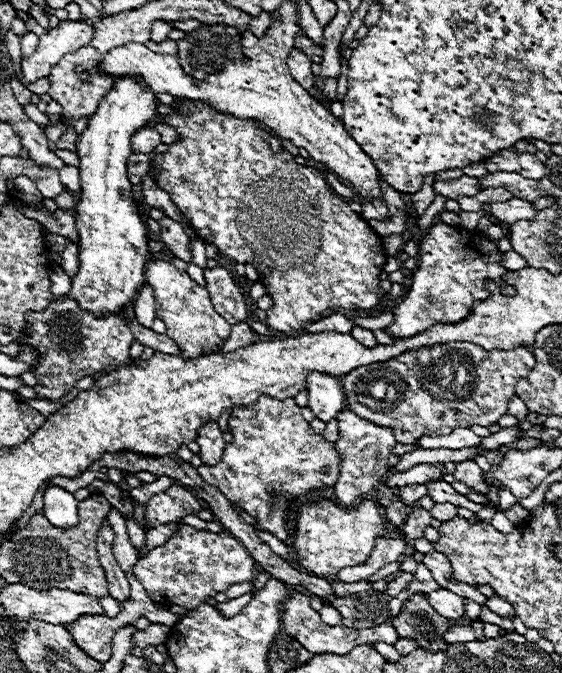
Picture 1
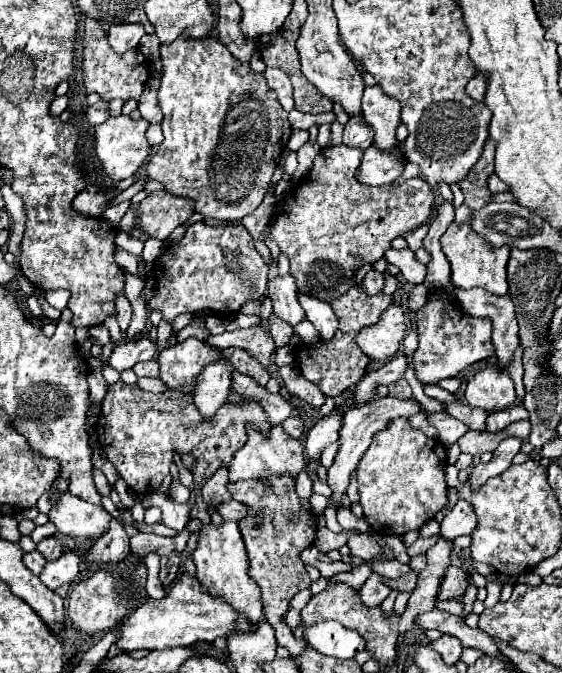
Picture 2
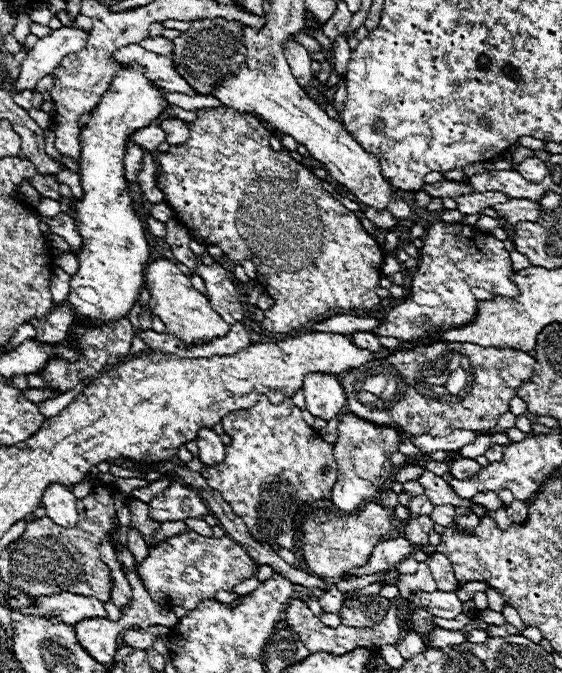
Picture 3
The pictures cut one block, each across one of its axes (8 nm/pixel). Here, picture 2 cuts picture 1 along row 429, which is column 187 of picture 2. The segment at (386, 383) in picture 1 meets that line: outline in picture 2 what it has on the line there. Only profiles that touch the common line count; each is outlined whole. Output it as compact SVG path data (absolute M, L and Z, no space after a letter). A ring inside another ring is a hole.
M118 380L108 386L102 400L102 414L98 418L98 438L106 458L115 466L120 478L138 496L154 494L162 486L162 480L170 474L174 454L192 454L192 492L200 492L204 482L214 476L218 468L228 468L232 454L244 446L248 438L246 426L252 424L262 436L270 436L272 424L260 402L242 398L240 402L226 402L214 414L214 420L206 420L196 408L192 394L178 390L166 390L162 394L142 392L136 384L124 384Z

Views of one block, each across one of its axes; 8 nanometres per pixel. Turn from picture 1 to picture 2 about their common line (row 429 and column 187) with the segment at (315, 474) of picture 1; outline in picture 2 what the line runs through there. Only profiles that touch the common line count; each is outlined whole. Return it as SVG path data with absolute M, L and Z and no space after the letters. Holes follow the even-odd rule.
M204 222L190 224L184 238L166 248L154 262L156 296L148 302L172 322L184 312L212 310L216 314L234 314L244 302L260 300L268 284L268 266L258 254L250 232L242 224L208 226Z

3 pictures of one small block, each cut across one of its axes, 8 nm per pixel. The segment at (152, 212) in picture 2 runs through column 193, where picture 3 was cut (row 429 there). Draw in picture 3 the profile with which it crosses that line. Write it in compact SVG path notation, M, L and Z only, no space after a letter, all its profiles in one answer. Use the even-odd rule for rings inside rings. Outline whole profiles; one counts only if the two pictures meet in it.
M206 428L206 430L200 430L198 432L198 448L200 448L200 462L204 466L216 466L224 460L224 442L220 440L220 434L216 434L212 428Z

